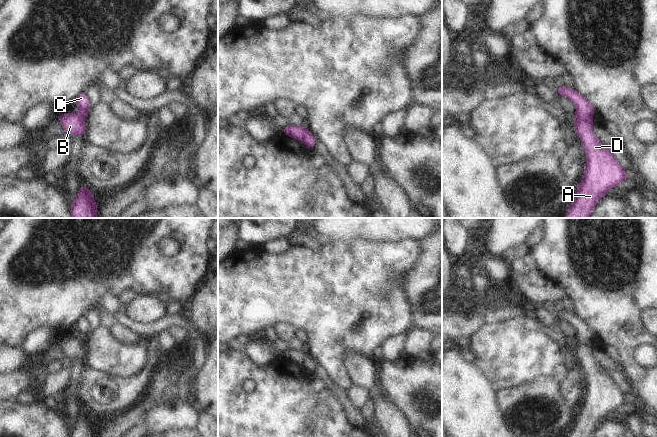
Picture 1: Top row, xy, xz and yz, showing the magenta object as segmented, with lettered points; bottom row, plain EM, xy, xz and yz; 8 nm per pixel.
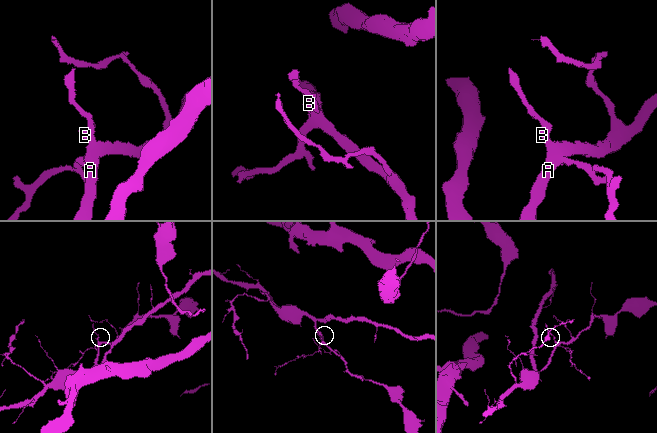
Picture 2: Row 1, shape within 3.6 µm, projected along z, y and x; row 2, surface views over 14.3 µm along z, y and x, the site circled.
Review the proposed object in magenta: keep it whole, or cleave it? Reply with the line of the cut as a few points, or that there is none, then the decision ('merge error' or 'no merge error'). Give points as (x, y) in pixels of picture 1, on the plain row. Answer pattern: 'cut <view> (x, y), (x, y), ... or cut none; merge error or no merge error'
cut yz (575, 339), (591, 347); merge error

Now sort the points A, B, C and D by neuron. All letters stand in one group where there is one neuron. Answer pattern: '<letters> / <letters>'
A B D / C

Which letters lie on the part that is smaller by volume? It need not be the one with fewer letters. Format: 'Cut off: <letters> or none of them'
Cut off: C

